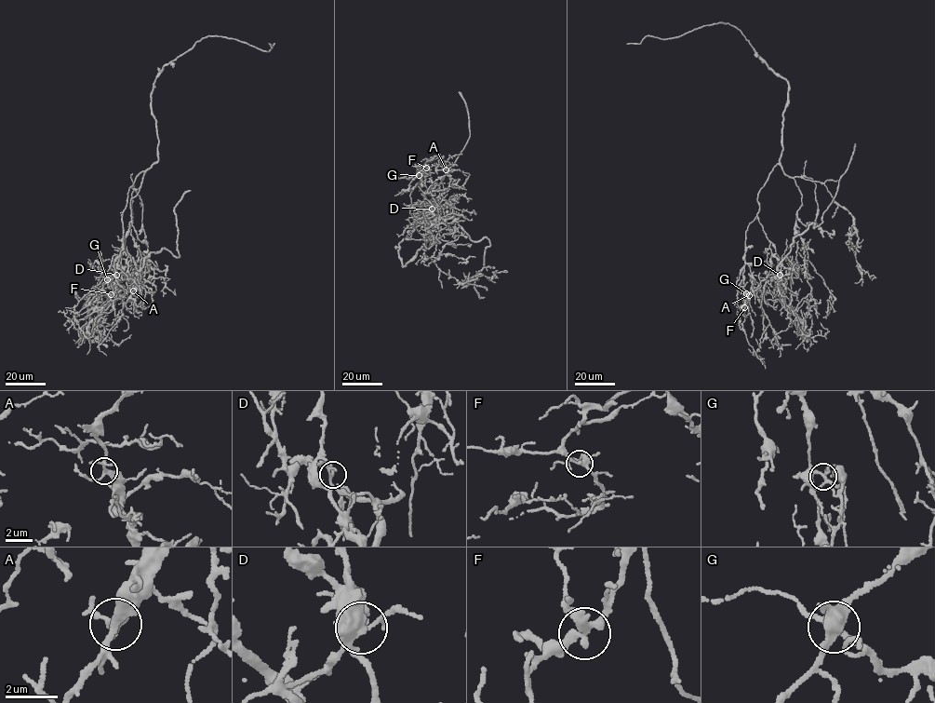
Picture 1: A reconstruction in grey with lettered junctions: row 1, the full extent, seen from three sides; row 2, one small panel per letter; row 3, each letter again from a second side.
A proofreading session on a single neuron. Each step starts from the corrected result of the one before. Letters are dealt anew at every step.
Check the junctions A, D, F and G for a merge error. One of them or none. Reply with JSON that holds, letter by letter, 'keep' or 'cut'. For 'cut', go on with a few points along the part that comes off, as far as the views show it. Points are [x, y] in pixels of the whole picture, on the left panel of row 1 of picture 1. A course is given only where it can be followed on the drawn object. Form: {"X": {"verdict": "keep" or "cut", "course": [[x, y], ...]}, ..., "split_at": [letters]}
{"A": {"verdict": "keep"}, "D": {"verdict": "cut", "course": [[116, 275], [113, 294], [121, 297], [133, 287], [151, 253], [163, 249], [179, 257], [174, 209], [191, 190]]}, "F": {"verdict": "keep"}, "G": {"verdict": "keep"}, "split_at": ["D"]}

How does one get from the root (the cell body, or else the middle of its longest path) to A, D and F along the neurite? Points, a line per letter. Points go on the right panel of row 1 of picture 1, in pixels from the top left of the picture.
A: (781, 152), (757, 197), (758, 221), (770, 241), (770, 270), (749, 295)
D: (781, 152), (757, 197), (758, 221), (775, 249), (779, 275)
F: (781, 152), (779, 162), (759, 191), (759, 210), (745, 233), (742, 280), (744, 291), (750, 293), (744, 307)

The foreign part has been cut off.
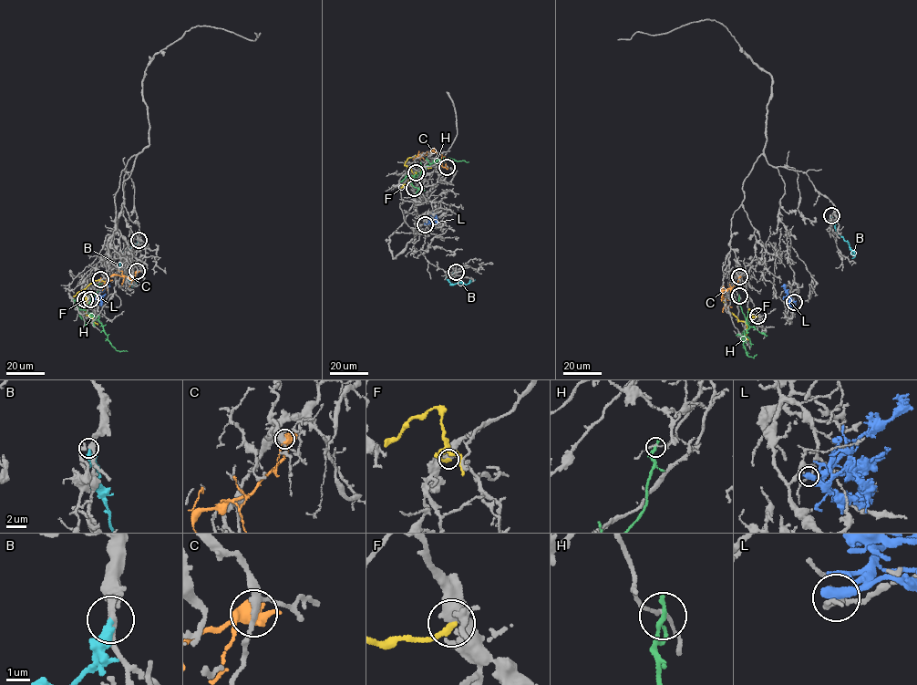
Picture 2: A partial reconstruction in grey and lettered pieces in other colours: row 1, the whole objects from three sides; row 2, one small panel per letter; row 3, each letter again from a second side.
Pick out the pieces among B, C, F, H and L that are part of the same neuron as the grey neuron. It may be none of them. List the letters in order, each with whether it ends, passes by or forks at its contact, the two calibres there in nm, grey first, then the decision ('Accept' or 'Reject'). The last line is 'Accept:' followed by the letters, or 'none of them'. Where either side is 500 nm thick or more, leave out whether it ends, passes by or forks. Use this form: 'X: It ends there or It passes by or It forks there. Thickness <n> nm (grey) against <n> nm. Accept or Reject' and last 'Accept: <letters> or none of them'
B: It ends there. Thickness 240 nm (grey) against 280 nm. Accept
C: It forks there. Thickness 280 nm (grey) against 440 nm. Reject
F: It ends there. Thickness 420 nm (grey) against 260 nm. Reject
H: It ends there. Thickness 130 nm (grey) against 240 nm. Reject
L: Thickness 110 nm (grey) against 500 nm. Reject
Accept: B

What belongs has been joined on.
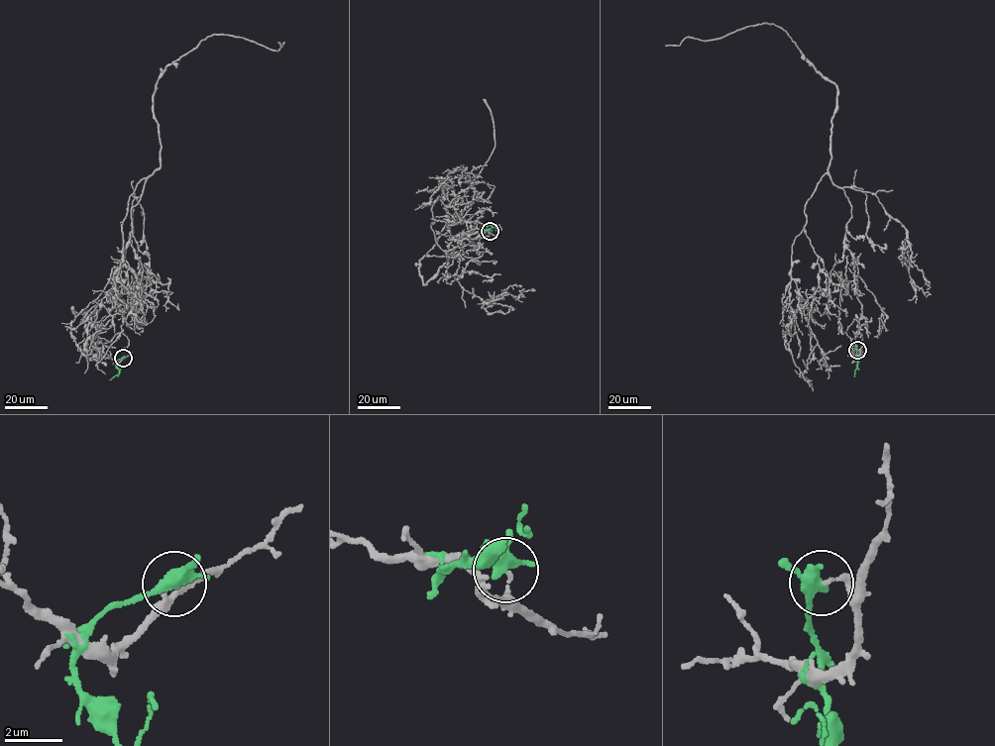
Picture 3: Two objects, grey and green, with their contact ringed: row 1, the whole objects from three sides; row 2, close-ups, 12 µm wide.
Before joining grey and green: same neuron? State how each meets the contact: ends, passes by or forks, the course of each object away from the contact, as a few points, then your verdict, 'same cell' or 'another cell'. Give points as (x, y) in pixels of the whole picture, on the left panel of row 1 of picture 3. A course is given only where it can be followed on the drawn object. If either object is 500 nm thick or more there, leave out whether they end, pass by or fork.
grey ends there; green forks there; grey runs (123, 358), (91, 344), (88, 317), (113, 291), (131, 208), (160, 166), (157, 81), (215, 34), (278, 43); green runs (123, 358), (115, 363), (119, 373), (109, 379); another cell

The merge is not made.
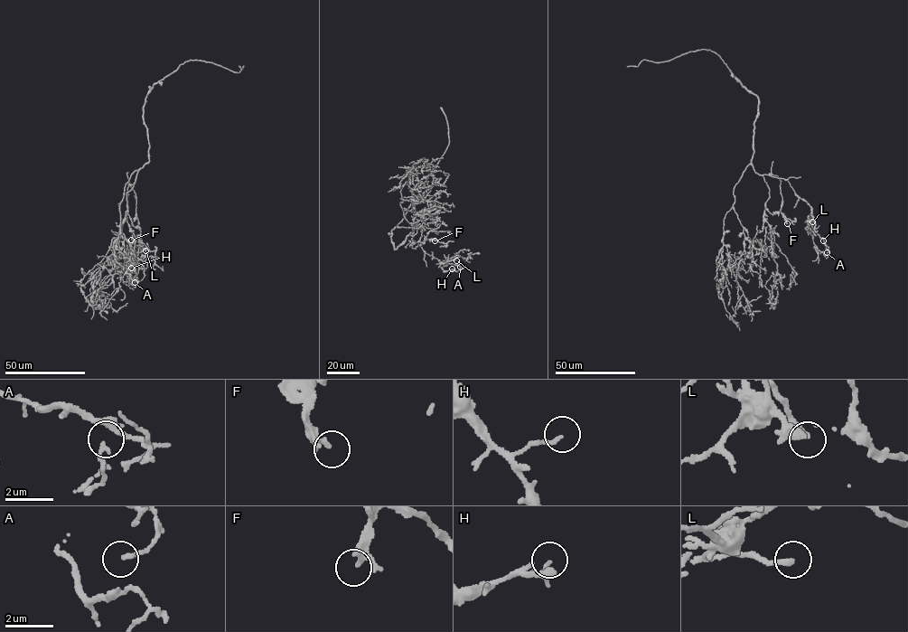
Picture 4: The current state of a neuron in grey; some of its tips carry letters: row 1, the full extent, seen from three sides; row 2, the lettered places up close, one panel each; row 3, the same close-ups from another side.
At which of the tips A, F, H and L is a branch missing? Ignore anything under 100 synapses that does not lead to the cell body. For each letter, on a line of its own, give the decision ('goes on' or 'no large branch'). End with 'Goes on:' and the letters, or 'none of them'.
A: no large branch
F: goes on
H: no large branch
L: goes on
Goes on: F, L

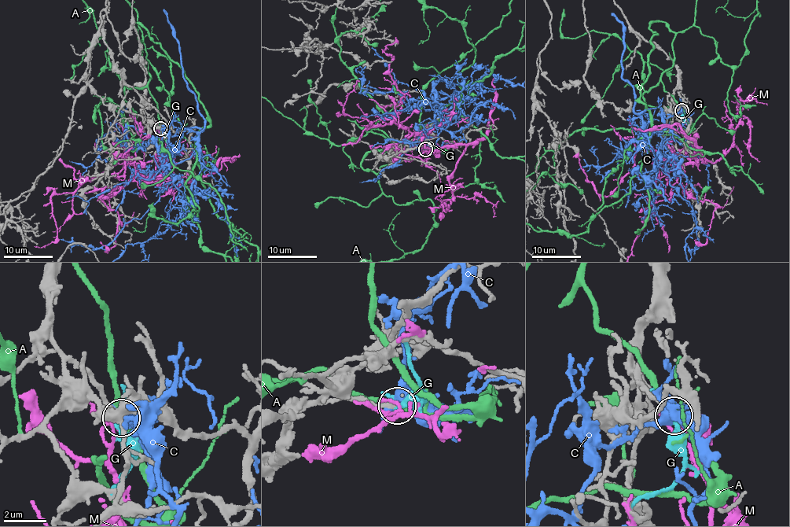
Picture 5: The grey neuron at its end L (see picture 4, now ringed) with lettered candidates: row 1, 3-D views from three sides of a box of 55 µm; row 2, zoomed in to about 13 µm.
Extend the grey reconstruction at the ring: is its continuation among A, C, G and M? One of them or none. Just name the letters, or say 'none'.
none

